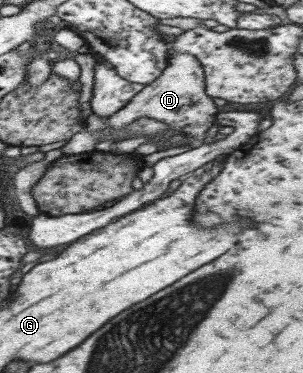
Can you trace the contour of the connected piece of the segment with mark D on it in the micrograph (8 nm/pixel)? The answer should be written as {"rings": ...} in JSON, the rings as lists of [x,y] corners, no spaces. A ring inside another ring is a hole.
{"rings":[[[170,53],[167,59],[167,66],[163,72],[154,81],[146,84],[138,93],[135,93],[126,105],[118,108],[118,111],[112,112],[105,117],[102,123],[105,124],[103,130],[89,132],[86,130],[77,131],[72,137],[66,140],[60,151],[63,155],[78,155],[91,152],[99,148],[99,142],[104,135],[112,133],[114,129],[119,129],[123,125],[132,123],[137,117],[149,117],[156,121],[165,123],[167,127],[174,131],[181,132],[188,137],[186,143],[179,146],[159,150],[140,157],[142,166],[151,167],[161,158],[177,155],[194,148],[197,144],[206,139],[206,131],[215,121],[215,114],[220,109],[220,104],[213,98],[208,97],[205,92],[205,77],[203,76],[202,66],[195,57],[189,54]]]}

